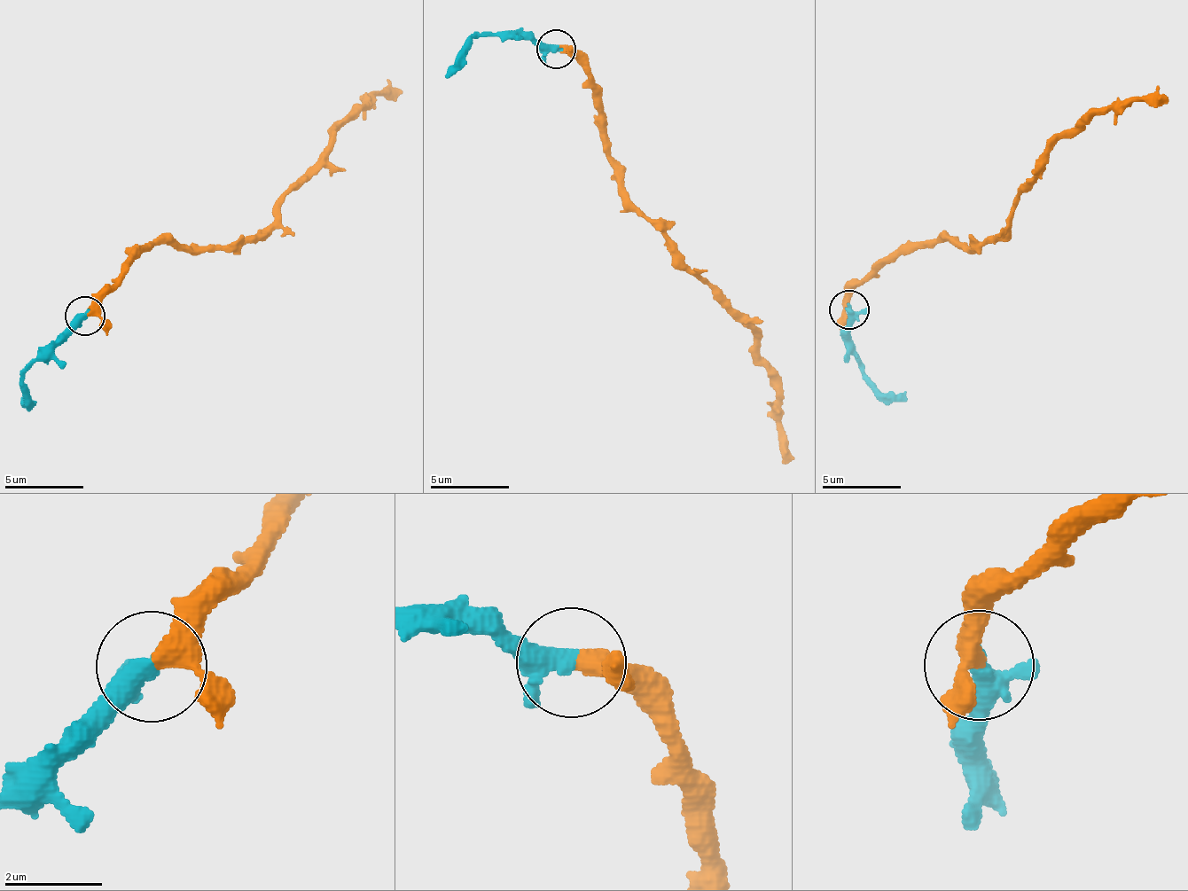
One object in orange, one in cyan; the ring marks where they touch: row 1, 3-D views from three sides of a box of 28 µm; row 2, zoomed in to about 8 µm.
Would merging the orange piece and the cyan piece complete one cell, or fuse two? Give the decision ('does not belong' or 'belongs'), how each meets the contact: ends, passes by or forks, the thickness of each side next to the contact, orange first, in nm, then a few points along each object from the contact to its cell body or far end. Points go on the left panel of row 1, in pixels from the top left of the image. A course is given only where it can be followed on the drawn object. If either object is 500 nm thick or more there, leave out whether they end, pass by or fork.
belongs | orange passes by | cyan passes by | 320/320 nm | orange via (84, 315), (141, 250), (166, 241), (233, 245), (255, 233), (271, 221), (274, 201), (357, 109), (398, 92) | cyan via (84, 315), (61, 334), (24, 377), (24, 408)

